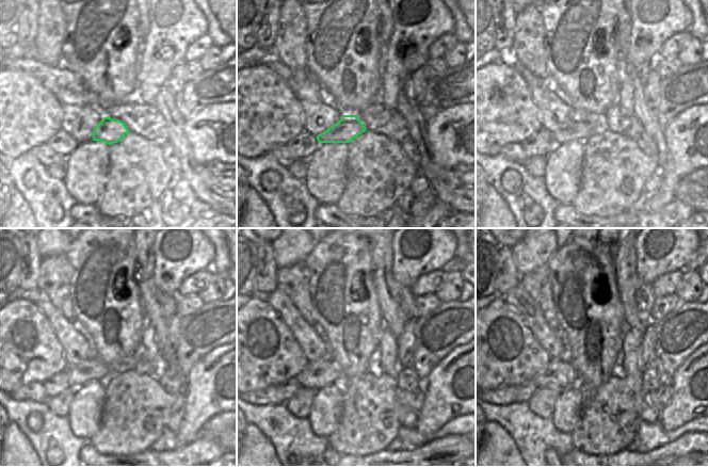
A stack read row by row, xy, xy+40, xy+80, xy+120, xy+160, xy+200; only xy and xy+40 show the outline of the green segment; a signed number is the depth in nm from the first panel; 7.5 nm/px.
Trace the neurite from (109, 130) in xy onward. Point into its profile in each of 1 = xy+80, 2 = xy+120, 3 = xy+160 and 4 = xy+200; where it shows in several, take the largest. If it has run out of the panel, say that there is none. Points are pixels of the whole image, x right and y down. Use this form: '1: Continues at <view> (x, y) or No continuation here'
1: Continues at xy+80 (576, 129)
2: Continues at xy+120 (93, 369)
3: Continues at xy+160 (318, 374)
4: Continues at xy+200 (559, 374).

